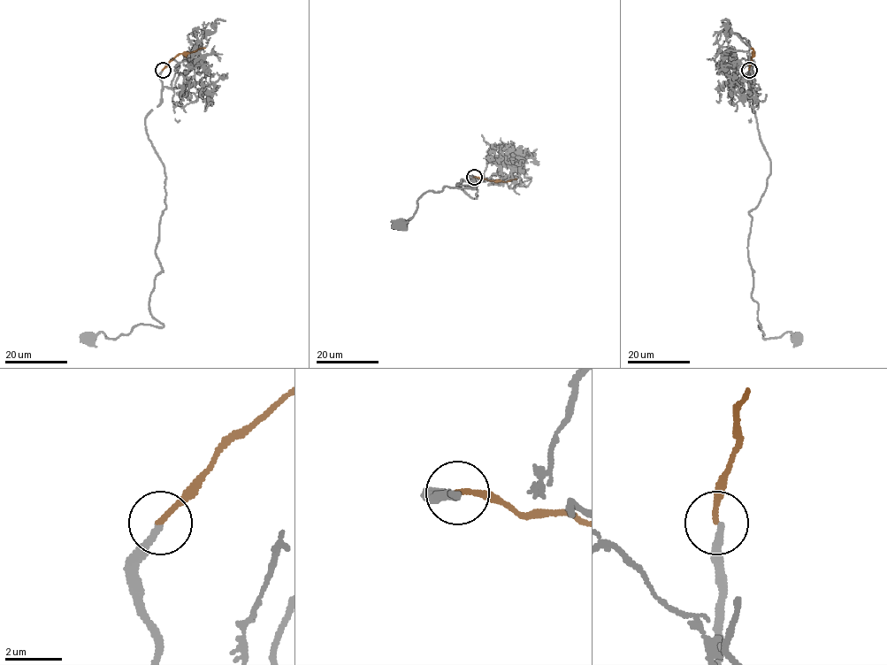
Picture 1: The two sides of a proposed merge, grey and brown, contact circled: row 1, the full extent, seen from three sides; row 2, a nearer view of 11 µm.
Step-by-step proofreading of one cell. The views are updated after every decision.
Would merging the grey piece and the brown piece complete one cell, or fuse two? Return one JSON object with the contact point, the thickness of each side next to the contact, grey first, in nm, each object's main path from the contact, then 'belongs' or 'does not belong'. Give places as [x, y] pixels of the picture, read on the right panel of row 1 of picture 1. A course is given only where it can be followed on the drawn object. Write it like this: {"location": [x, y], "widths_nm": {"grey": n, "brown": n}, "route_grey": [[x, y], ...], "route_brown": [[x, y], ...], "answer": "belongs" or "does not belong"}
{"location": [749, 70], "widths_nm": {"grey": 260, "brown": 170}, "route_grey": [[749, 70], [749, 107], [770, 167], [765, 192], [749, 212], [752, 296], [764, 339], [788, 332], [795, 338]], "route_brown": [[749, 70], [753, 51], [751, 48]], "answer": "does not belong"}

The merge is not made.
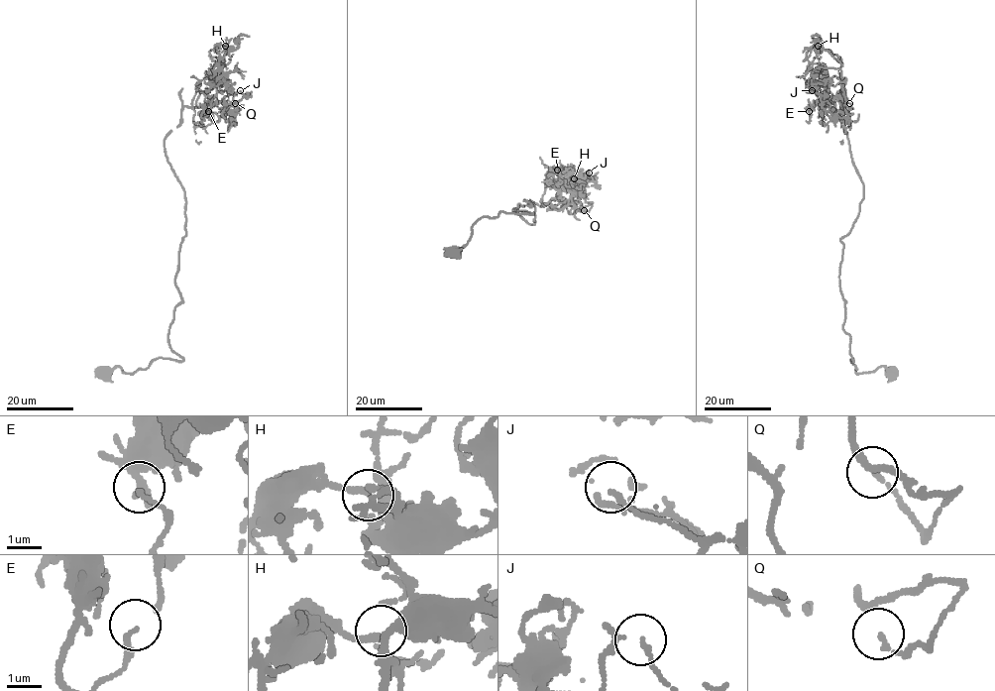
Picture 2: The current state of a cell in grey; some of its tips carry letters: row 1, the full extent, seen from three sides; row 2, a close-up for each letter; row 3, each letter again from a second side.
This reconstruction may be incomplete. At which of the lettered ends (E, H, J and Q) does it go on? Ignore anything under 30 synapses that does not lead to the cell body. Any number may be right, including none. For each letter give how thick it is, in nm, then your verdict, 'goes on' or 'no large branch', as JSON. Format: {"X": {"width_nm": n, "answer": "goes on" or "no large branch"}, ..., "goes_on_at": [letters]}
{"E": {"width_nm": 120, "answer": "no large branch"}, "H": {"width_nm": 140, "answer": "no large branch"}, "J": {"width_nm": 90, "answer": "no large branch"}, "Q": {"width_nm": 140, "answer": "no large branch"}, "goes_on_at": []}

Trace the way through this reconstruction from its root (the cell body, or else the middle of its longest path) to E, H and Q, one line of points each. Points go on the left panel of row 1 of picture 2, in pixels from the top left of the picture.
E: (102, 372), (183, 360), (168, 331), (186, 199), (165, 138), (214, 84), (208, 111)
H: (102, 372), (183, 360), (186, 199), (165, 138), (225, 46)
Q: (102, 372), (183, 360), (168, 331), (186, 199), (165, 138), (214, 84), (230, 85), (235, 103)

